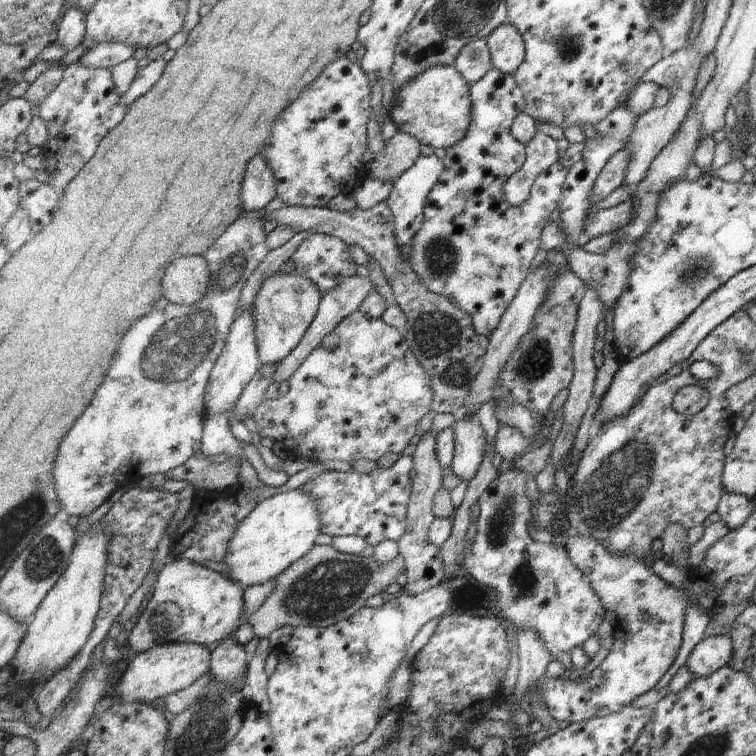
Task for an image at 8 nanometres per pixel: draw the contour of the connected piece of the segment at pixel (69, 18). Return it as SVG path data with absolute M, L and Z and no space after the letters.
M70 5L65 11L65 16L59 22L56 30L55 44L69 52L75 50L77 46L84 44L87 30L87 15L81 8Z

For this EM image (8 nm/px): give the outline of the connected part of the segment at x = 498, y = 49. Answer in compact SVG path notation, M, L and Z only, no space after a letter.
M511 24L501 25L488 38L495 69L514 75L526 59L526 44L521 32Z

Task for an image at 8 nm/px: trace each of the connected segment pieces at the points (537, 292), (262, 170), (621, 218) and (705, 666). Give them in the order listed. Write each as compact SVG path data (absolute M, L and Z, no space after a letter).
M540 265L535 272L528 273L527 280L521 285L519 294L517 294L507 312L503 314L497 330L489 336L489 350L484 367L481 368L481 374L477 376L477 380L473 381L473 388L469 392L469 398L460 409L463 416L474 416L481 404L493 399L493 386L499 380L503 368L507 366L515 350L519 348L519 342L523 340L523 336L531 330L532 322L537 314L537 306L541 304L541 300L545 296L545 288L547 288L547 270L545 270L545 266Z
M257 154L247 168L243 183L245 210L255 212L267 208L267 204L278 196L277 178L263 154Z
M629 199L616 206L594 211L584 219L583 232L589 238L611 234L629 222L631 212Z
M729 635L706 636L689 652L685 665L696 677L706 677L728 664L733 654L733 643Z

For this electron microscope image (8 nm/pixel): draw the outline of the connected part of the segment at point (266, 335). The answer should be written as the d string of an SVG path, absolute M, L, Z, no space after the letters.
M278 270L264 280L255 297L255 307L257 346L260 351L261 361L265 365L280 363L299 346L320 311L321 300L323 300L322 295L323 293L315 282L297 272L287 274Z

